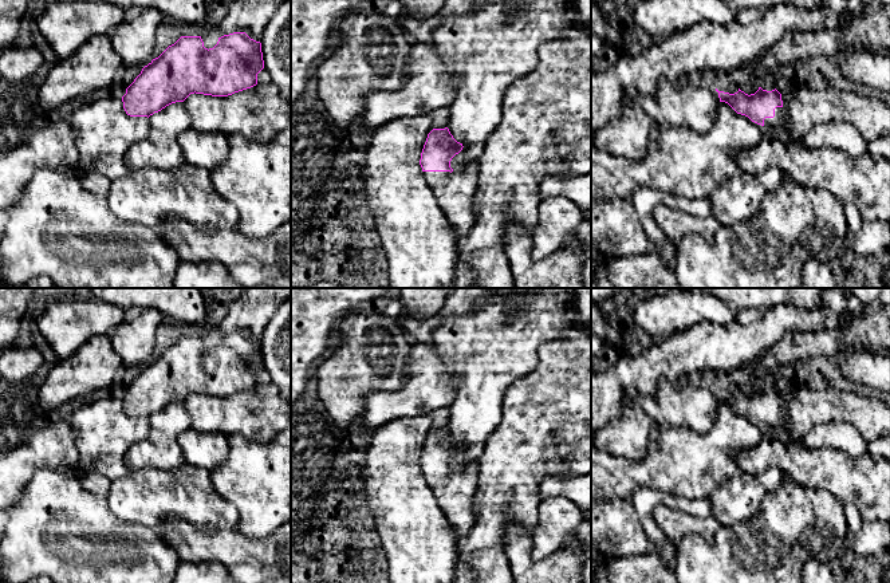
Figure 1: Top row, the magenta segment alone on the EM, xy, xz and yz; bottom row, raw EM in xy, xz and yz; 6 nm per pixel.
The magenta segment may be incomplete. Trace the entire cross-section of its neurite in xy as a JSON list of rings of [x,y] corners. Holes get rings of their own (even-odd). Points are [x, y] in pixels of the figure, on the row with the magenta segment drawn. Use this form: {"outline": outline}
{"outline": [[[245,32],[218,38],[213,48],[205,48],[201,36],[181,36],[158,58],[145,66],[122,96],[130,117],[150,117],[166,106],[184,102],[190,94],[228,96],[257,84],[257,74],[264,68],[261,43]]]}

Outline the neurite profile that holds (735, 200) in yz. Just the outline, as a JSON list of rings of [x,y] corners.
[[[741,173],[720,182],[708,197],[721,226],[733,226],[755,214],[765,194],[753,174]]]

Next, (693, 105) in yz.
[[[669,79],[658,82],[657,92],[639,99],[655,125],[685,126],[708,133],[717,118],[718,92],[705,80],[682,79],[676,87]]]

